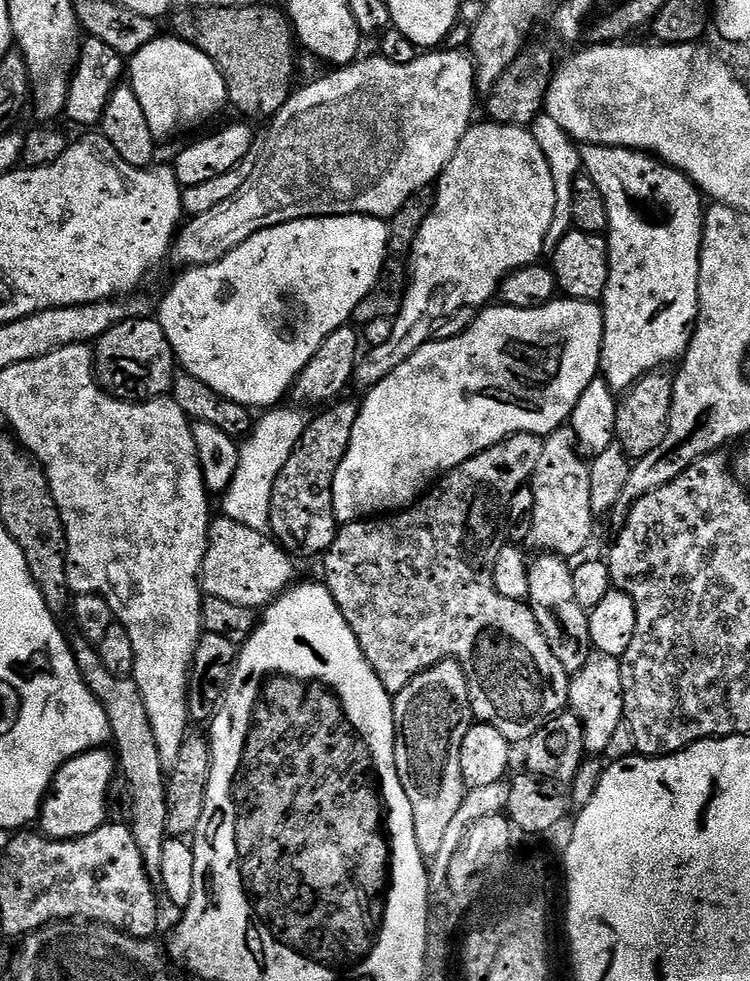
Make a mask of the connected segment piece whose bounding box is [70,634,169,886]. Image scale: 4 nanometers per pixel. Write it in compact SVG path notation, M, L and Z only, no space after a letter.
M83 634L73 635L70 640L72 653L76 659L78 670L86 682L88 689L98 698L102 710L106 710L106 718L110 722L112 731L110 740L114 747L114 755L121 777L128 779L128 796L132 799L132 820L130 827L134 838L138 842L138 850L142 854L142 862L146 874L153 884L162 885L162 846L169 839L168 834L168 781L166 770L162 766L162 758L158 755L158 741L154 738L154 726L150 726L150 714L146 714L146 702L142 702L142 690L138 690L136 681L131 676L119 676L110 670L100 657L100 649L92 644Z

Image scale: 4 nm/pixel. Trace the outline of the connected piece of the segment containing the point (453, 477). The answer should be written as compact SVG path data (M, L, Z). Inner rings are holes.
M519 432L508 439L490 446L486 451L480 452L474 458L462 462L454 470L445 472L434 487L425 492L423 497L416 501L411 508L405 508L395 514L385 515L383 518L369 518L367 520L355 520L352 524L343 525L337 531L334 542L328 547L328 551L322 557L324 563L323 583L327 584L338 610L342 610L342 618L350 626L350 630L358 638L358 646L362 646L362 654L366 654L366 662L378 674L378 682L388 691L389 696L395 698L404 687L418 674L422 674L426 668L432 668L445 660L454 660L461 664L468 679L470 690L470 702L472 703L472 715L481 724L494 726L498 734L502 734L510 742L527 742L539 730L539 728L552 719L559 716L568 708L568 681L570 673L562 670L558 658L554 658L550 646L546 646L546 638L534 618L532 609L523 600L511 600L502 598L494 586L494 566L498 562L498 554L504 549L508 534L508 507L518 494L518 490L525 487L531 481L534 470L538 466L538 458L542 458L542 446L544 437L535 436L529 432Z

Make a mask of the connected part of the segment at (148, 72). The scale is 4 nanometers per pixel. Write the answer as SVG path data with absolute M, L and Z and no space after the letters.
M175 34L167 35L157 35L155 40L146 42L146 46L142 46L142 50L138 50L138 54L130 58L130 87L134 94L138 94L138 102L142 102L146 122L150 122L150 130L160 142L164 142L167 136L188 132L191 128L206 123L220 107L228 104L226 82L212 59L202 54L202 50L198 50L195 44L181 40Z

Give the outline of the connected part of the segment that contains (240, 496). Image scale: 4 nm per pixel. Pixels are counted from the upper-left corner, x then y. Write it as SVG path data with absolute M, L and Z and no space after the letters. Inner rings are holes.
M278 406L265 411L255 421L253 429L240 444L239 469L235 471L231 486L221 499L225 519L242 523L252 530L267 533L270 527L270 500L274 484L290 454L297 448L311 420L311 413L304 408ZM308 412L308 413L307 413Z

